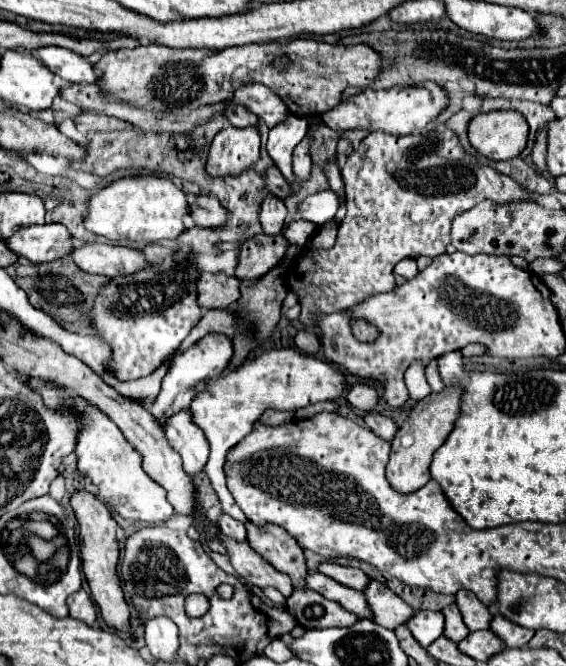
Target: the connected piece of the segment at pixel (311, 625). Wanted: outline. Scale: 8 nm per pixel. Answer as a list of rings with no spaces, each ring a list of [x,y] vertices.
[[[306,587],[294,589],[286,599],[288,613],[304,629],[326,629],[326,627],[352,627],[356,623],[354,615],[342,611],[338,603],[310,591]]]

